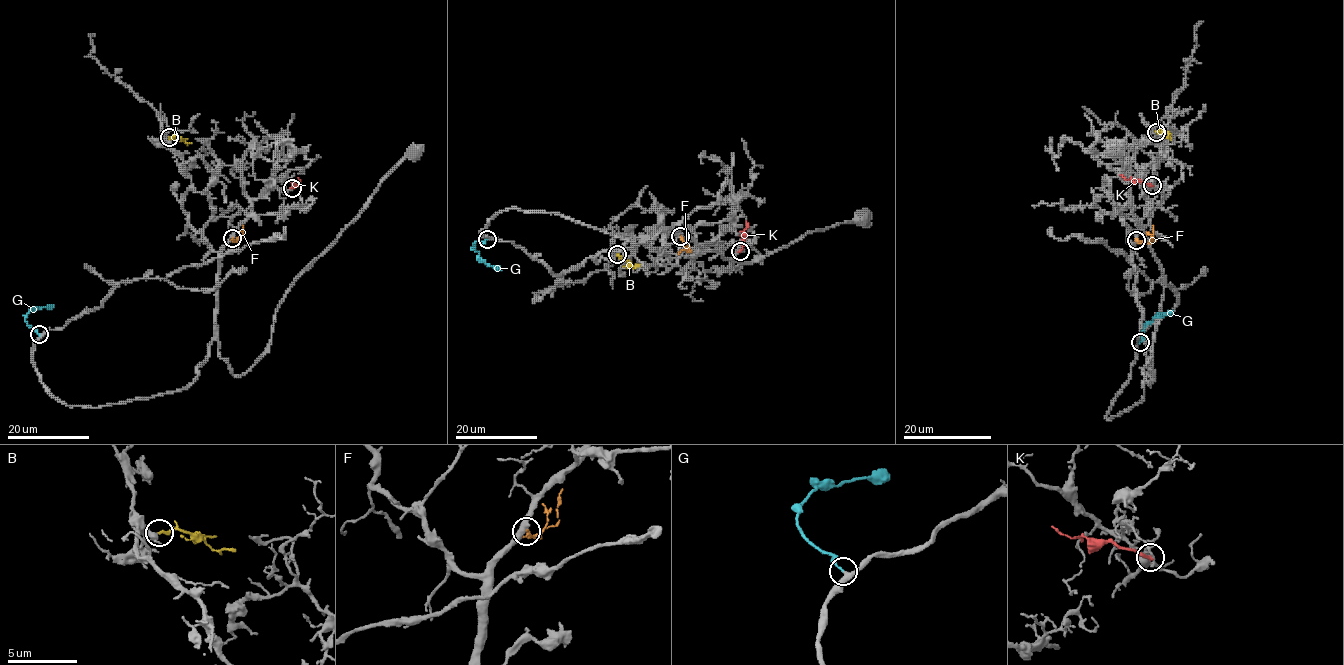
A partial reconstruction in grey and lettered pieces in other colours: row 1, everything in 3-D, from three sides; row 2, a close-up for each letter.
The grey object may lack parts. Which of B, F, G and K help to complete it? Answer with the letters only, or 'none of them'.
B, G

